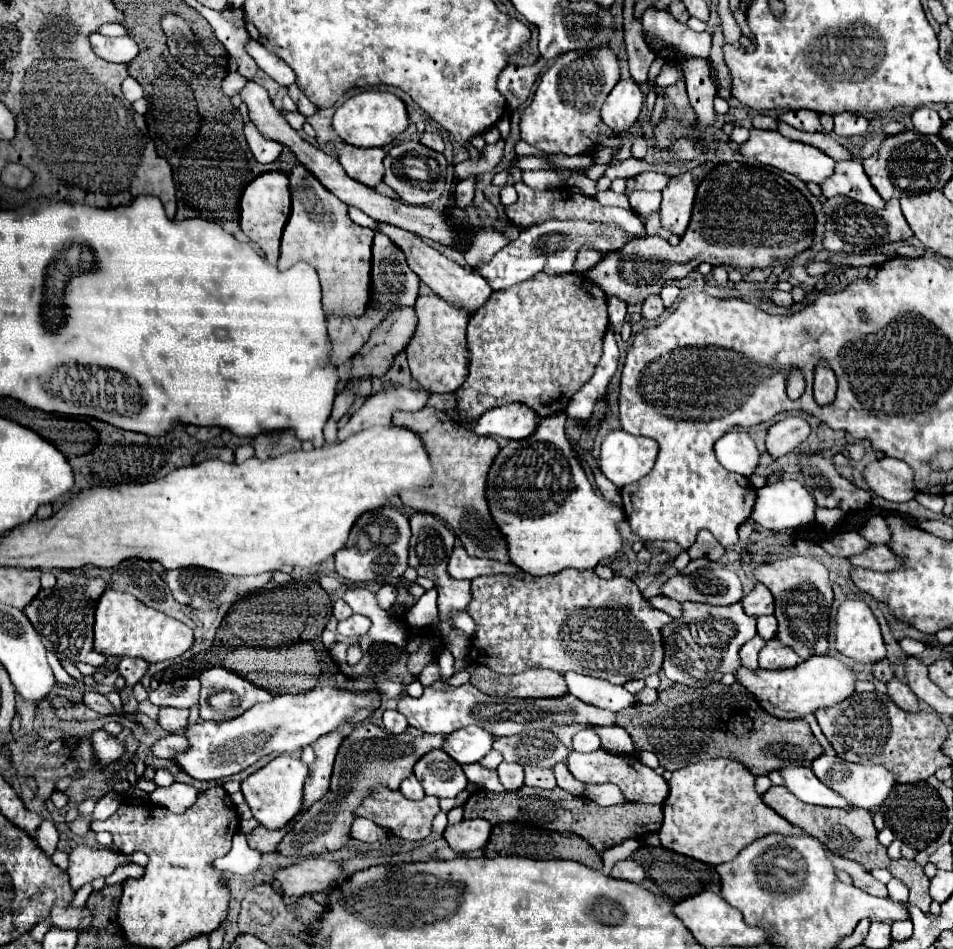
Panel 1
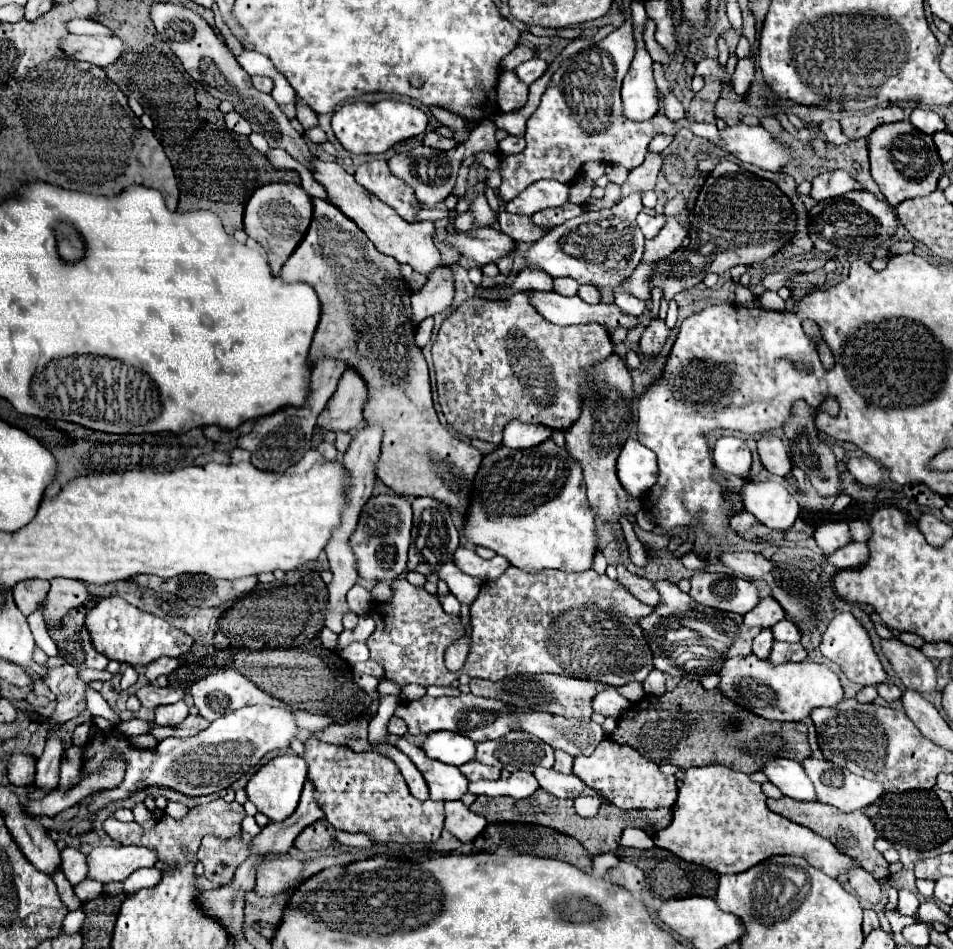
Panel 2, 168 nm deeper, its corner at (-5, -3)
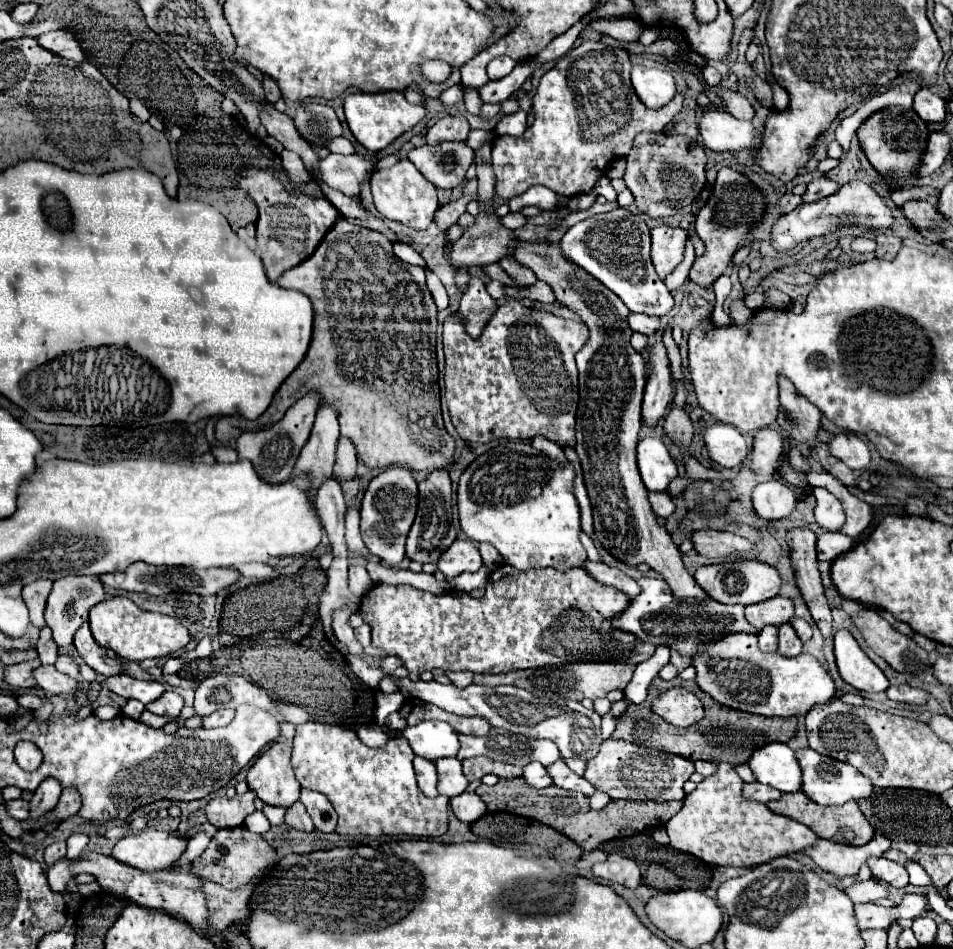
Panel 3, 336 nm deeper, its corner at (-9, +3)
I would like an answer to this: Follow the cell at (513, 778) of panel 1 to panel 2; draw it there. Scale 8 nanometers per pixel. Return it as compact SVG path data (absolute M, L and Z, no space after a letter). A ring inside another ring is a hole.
M516 770L506 780L496 782L469 782L468 791L474 796L512 796L512 798L528 798L538 790L536 778L532 772Z

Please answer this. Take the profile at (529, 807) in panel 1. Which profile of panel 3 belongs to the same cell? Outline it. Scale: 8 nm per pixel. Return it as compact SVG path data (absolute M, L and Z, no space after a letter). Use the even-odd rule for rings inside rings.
M522 778L500 780L494 786L480 784L476 788L476 794L480 794L480 798L484 800L484 804L488 806L490 812L512 812L512 814L518 814L524 818L538 820L538 822L558 830L560 834L568 836L584 852L596 850L602 842L608 842L612 838L640 834L640 832L644 832L646 826L654 826L654 828L664 826L684 806L682 800L680 802L664 802L664 804L656 804L650 800L644 800L644 802L610 800L610 804L606 808L592 810L592 808L588 808L588 798L580 792L570 792L570 790L564 790L558 786L548 786L548 788L536 790L536 788L530 788Z

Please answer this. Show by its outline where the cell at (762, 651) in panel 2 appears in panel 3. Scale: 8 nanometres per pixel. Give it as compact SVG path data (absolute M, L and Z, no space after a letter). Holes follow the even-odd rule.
M766 626L762 632L758 632L758 640L760 640L762 652L776 652L778 650L778 628Z

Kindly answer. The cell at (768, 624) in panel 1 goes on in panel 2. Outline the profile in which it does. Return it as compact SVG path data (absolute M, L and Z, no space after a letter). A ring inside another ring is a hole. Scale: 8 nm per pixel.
M786 618L772 626L772 634L780 642L800 642L800 630Z

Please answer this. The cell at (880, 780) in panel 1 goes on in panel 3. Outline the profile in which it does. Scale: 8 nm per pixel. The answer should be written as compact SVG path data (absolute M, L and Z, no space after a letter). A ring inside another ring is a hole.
M802 748L796 750L796 760L800 764L802 770L802 792L814 800L820 806L836 806L836 804L844 804L848 800L860 800L860 798L868 798L872 794L872 782L868 782L868 778L864 778L854 766L832 760L828 756L822 756L818 752L814 752L812 748Z

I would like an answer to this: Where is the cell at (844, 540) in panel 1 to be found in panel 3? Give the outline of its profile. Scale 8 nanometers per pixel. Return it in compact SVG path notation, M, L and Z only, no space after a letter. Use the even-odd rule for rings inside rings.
M814 488L814 496L818 500L816 502L816 510L814 510L816 522L822 528L830 530L830 532L838 532L842 528L844 520L846 520L844 518L842 502L834 494L830 494L828 490L824 490L824 488Z

